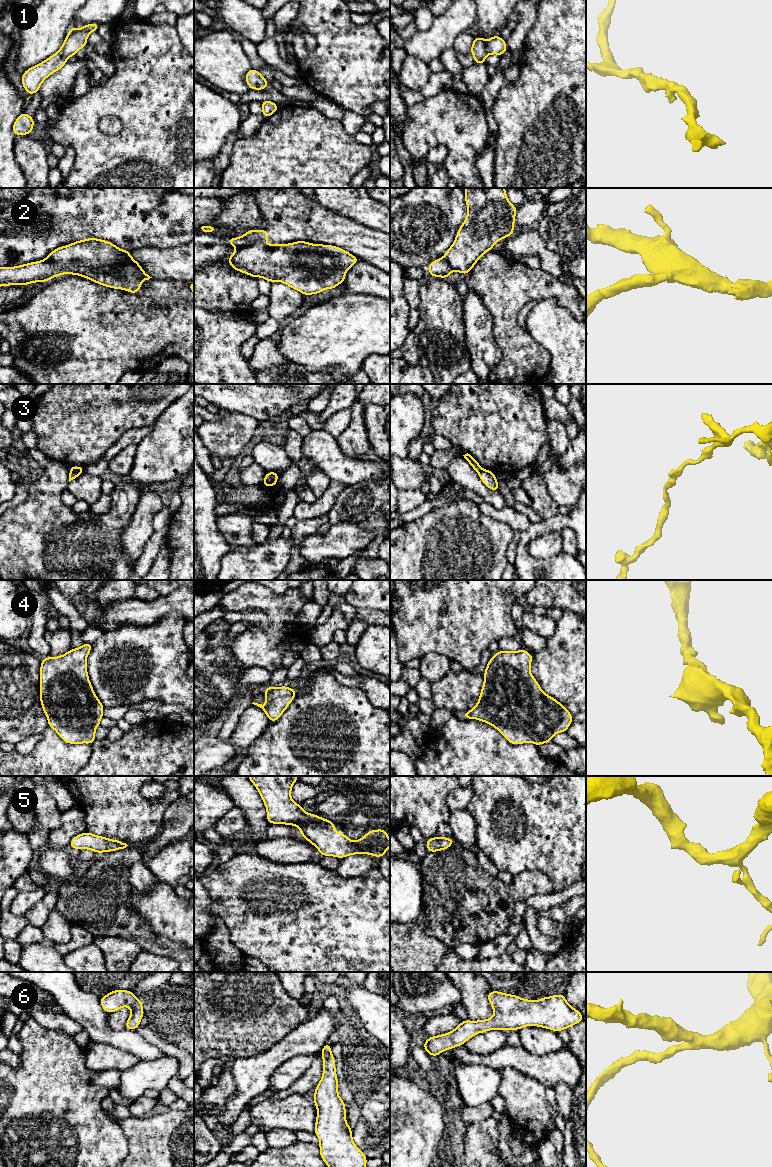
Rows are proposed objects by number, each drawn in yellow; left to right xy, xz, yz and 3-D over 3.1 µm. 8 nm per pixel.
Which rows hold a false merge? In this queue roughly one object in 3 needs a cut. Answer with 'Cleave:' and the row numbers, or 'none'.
Cleave: 2, 3

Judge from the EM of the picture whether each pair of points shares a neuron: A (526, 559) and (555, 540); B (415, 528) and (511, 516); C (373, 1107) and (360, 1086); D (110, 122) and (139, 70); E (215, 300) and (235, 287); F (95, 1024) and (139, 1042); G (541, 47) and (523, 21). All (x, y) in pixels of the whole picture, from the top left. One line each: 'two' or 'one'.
A: two
B: two
C: two
D: two
E: one
F: one
G: two

